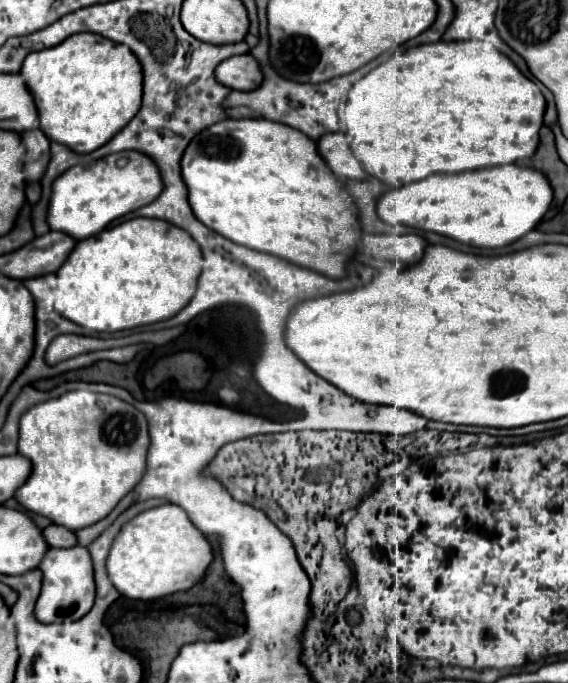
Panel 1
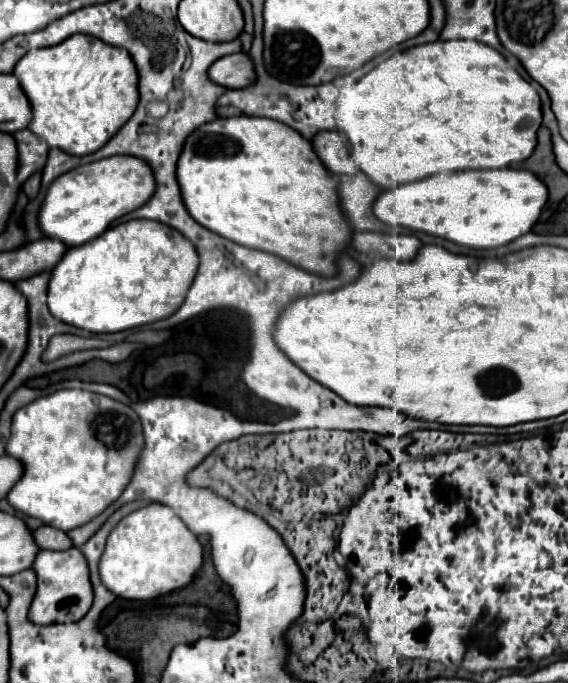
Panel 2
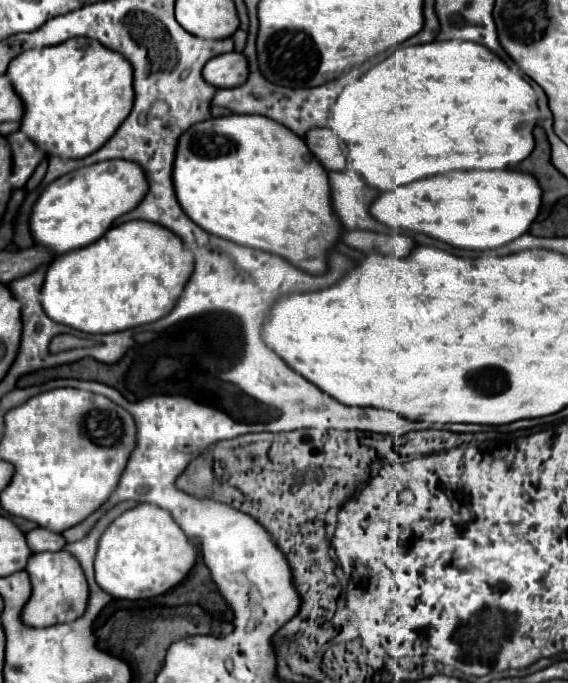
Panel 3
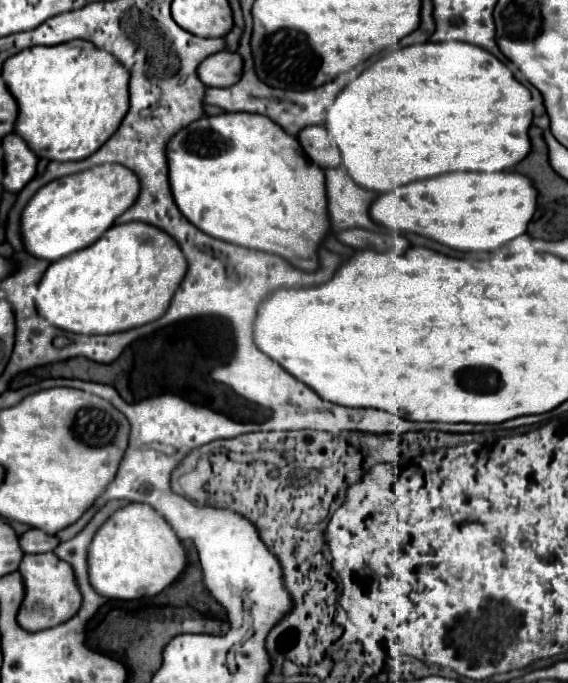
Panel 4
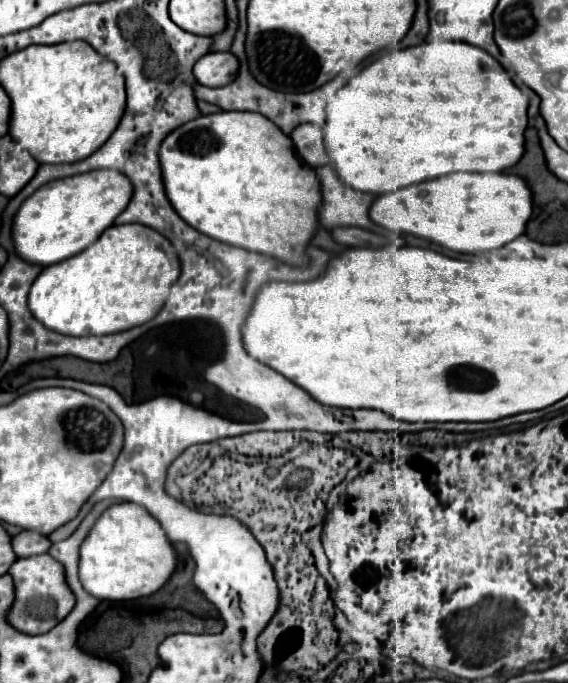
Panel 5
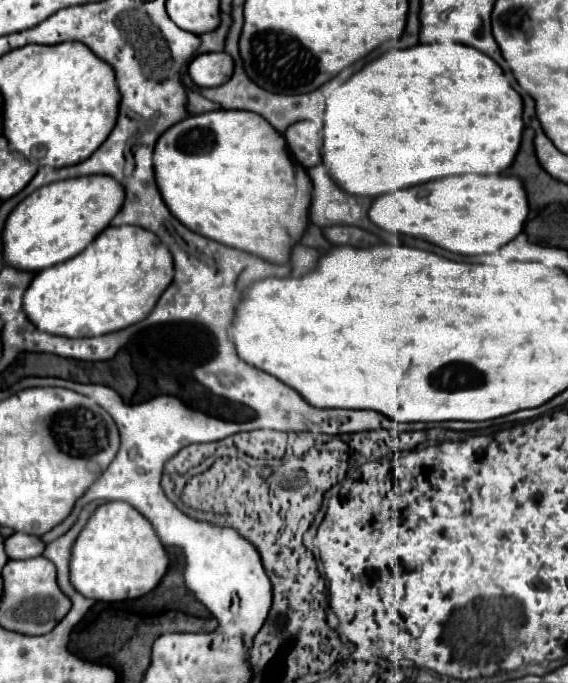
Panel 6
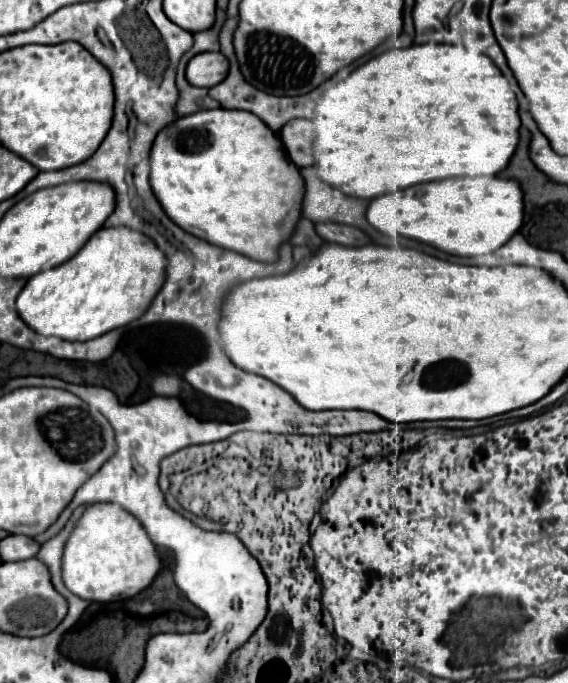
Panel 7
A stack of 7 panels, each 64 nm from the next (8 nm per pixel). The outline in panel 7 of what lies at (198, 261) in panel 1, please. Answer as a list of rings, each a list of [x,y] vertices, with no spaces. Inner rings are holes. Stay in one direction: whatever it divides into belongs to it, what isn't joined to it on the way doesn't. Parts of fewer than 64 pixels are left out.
[[[100,228],[78,250],[76,256],[56,268],[28,278],[16,300],[16,310],[18,316],[42,336],[54,336],[70,342],[86,342],[136,320],[136,316],[140,316],[148,308],[152,296],[156,296],[156,292],[160,290],[160,284],[164,282],[164,268],[164,254],[142,232],[130,228]]]

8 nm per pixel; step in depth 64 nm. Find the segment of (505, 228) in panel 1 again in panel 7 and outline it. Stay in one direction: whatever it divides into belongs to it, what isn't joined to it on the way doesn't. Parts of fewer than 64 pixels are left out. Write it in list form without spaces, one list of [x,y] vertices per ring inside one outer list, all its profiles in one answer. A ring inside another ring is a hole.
[[[462,176],[378,196],[366,210],[372,228],[386,236],[406,236],[452,256],[484,256],[506,244],[524,216],[522,190],[516,180],[496,176]]]

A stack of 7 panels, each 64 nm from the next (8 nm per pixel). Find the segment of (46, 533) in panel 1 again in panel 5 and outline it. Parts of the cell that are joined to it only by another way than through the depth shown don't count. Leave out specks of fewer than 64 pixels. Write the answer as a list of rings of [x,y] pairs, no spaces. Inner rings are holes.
[[[20,532],[12,538],[12,550],[18,558],[44,554],[50,548],[50,540],[38,532]]]

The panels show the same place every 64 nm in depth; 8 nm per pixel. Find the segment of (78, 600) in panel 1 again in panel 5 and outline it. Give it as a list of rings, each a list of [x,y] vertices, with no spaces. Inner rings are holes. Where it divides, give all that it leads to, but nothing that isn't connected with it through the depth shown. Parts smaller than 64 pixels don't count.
[[[40,554],[40,556],[30,556],[30,558],[20,558],[16,560],[8,574],[14,580],[14,602],[8,610],[8,624],[24,634],[44,634],[52,630],[56,624],[60,624],[70,610],[74,608],[74,596],[64,584],[64,568],[52,556]],[[34,598],[36,598],[36,610],[34,610]]]

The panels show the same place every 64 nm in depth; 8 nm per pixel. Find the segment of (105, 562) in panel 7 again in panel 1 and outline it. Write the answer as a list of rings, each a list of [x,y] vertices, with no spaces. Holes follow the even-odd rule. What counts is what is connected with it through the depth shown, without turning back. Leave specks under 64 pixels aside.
[[[162,504],[140,512],[116,534],[106,558],[106,572],[114,588],[132,600],[156,600],[192,588],[212,562],[212,548],[182,508]]]

